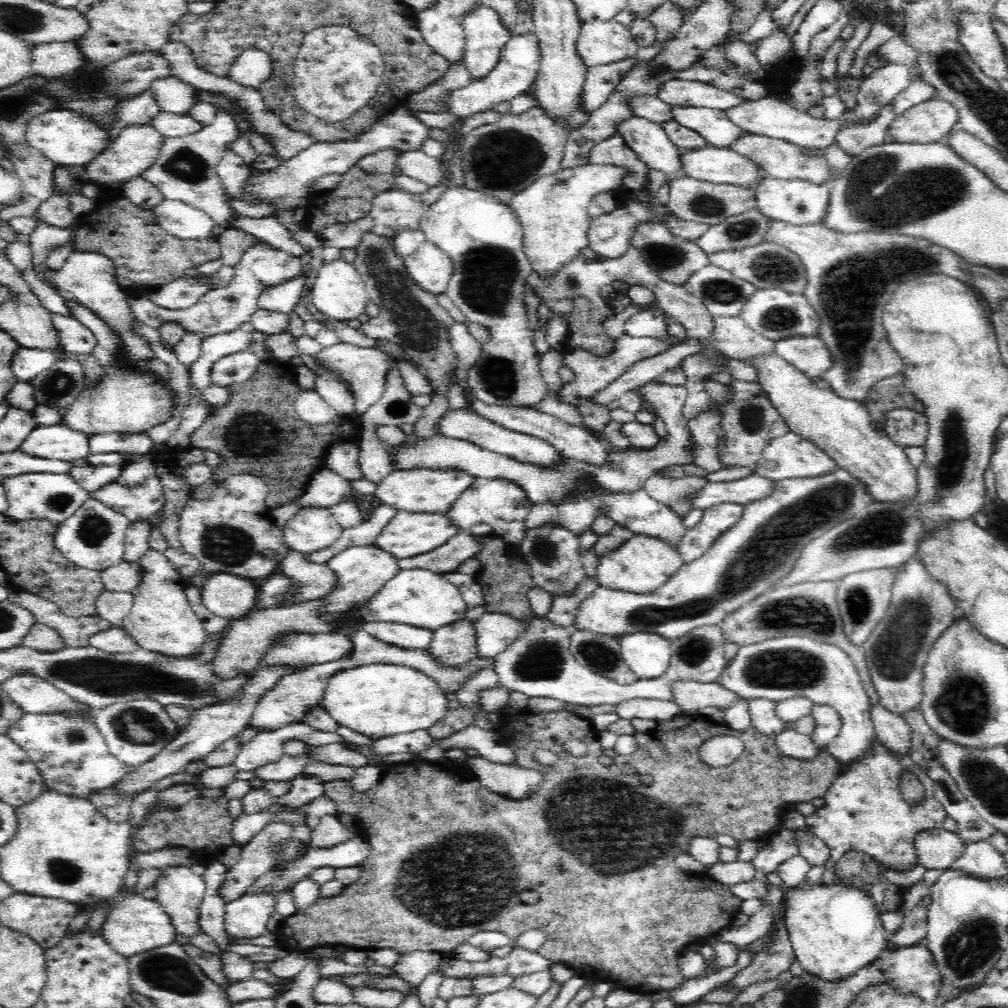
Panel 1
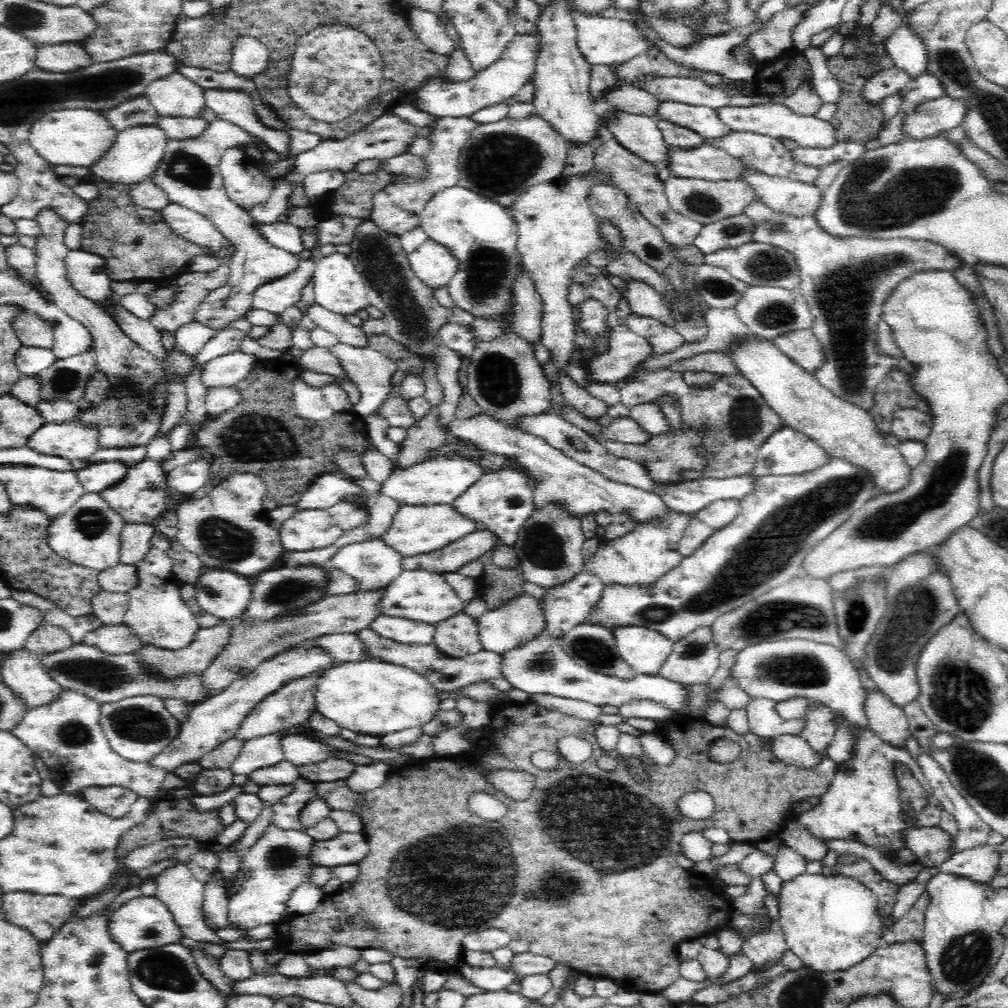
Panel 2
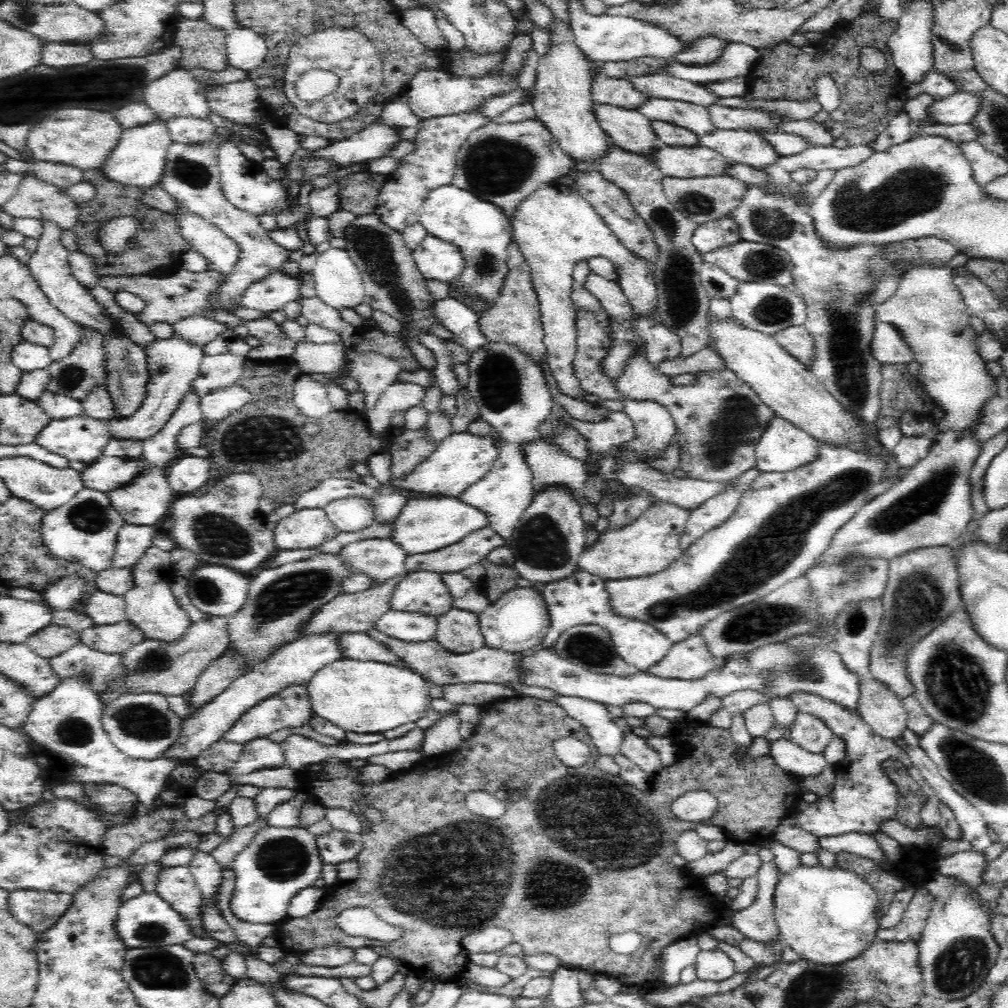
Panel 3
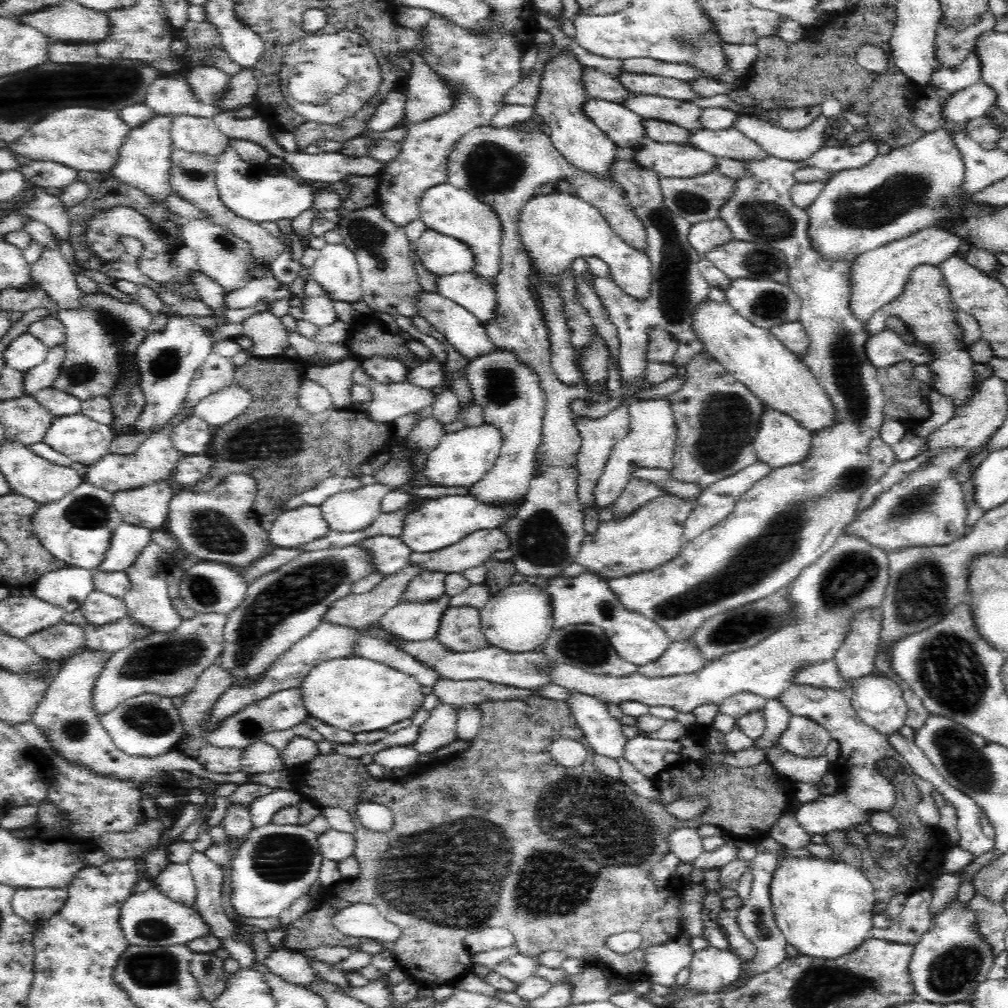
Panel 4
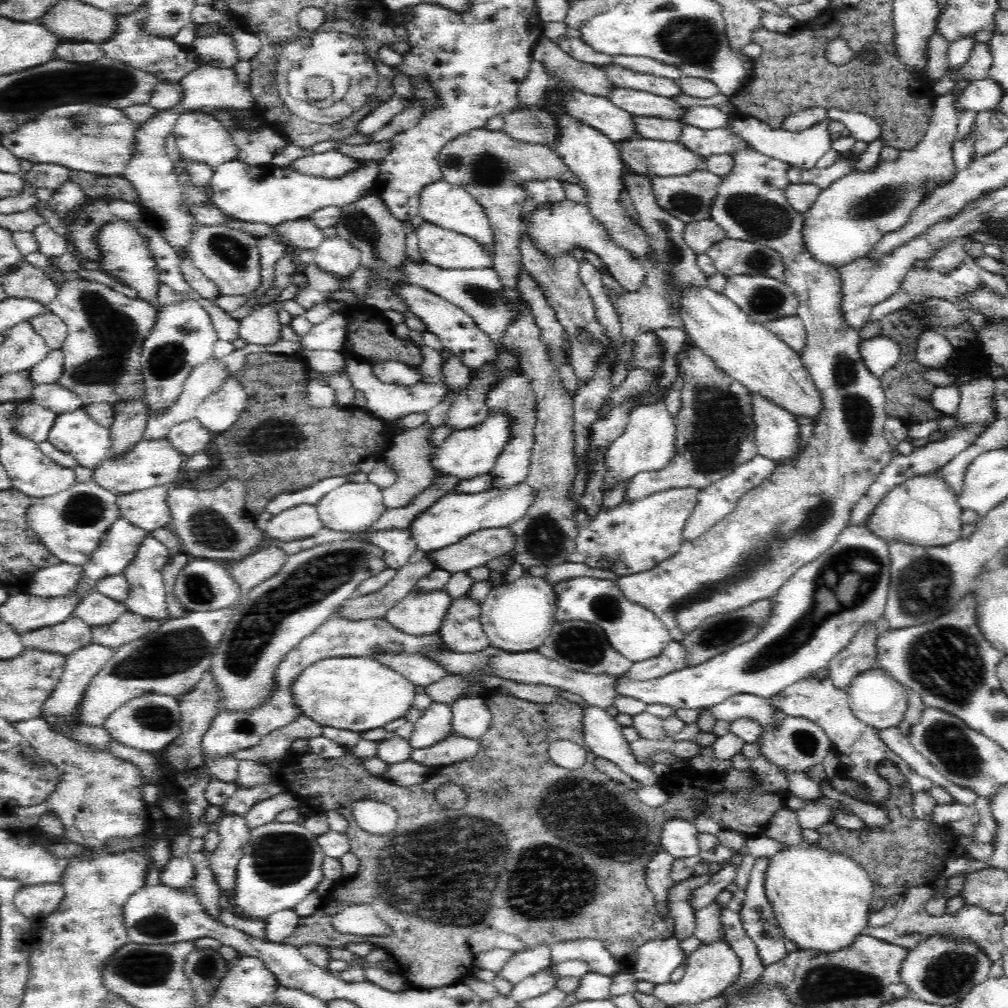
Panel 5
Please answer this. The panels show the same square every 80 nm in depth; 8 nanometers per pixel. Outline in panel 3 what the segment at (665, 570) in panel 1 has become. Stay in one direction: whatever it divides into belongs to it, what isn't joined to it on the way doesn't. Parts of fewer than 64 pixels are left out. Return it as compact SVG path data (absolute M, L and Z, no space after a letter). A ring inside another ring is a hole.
M661 501L654 507L646 508L642 516L636 522L632 522L630 526L626 526L622 530L609 530L608 528L600 533L598 540L591 546L587 546L585 552L580 556L578 560L580 570L610 581L628 580L628 578L648 578L652 574L658 574L658 572L668 569L670 564L674 564L682 556L681 538L690 513L691 511L684 510L678 505L674 506Z

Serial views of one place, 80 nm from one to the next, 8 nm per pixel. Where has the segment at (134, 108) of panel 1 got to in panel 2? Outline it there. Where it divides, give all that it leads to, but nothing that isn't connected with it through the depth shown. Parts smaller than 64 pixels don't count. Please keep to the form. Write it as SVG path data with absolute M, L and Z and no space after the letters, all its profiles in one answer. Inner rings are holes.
M145 94L114 108L104 109L104 112L100 113L118 133L133 126L154 125L160 117L160 113Z

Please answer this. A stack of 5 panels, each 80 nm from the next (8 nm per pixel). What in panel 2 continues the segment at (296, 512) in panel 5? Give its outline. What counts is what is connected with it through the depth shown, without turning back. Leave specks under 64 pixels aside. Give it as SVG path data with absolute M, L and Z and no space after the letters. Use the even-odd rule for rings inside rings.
M298 511L279 528L287 551L306 552L334 544L345 532L326 511Z

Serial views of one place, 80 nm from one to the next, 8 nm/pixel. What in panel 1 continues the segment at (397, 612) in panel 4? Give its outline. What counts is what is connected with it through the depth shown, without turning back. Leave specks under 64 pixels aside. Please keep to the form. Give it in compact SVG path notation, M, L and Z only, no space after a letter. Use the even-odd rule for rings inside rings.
M389 622L363 623L362 629L376 640L393 644L404 650L427 650L433 637L432 630L406 624L389 624Z

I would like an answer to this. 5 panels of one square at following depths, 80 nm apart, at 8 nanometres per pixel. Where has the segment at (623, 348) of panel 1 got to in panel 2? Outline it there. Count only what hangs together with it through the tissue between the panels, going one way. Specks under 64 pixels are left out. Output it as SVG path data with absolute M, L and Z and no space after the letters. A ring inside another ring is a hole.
M622 294L615 309L611 310L610 314L608 314L608 320L606 321L606 327L609 329L610 350L601 355L590 355L588 358L584 355L582 349L576 347L569 354L567 364L583 364L587 380L591 384L598 384L598 382L599 384L615 384L622 379L626 379L632 374L634 366L643 363L654 352L654 345L652 345L648 338L636 335L626 327L626 320L628 320L628 316L631 314L628 299Z

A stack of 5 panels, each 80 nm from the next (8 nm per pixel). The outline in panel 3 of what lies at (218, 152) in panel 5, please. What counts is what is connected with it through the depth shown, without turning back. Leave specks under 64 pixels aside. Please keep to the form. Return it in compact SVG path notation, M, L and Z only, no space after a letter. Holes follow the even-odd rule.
M179 116L163 121L171 141L184 144L197 143L215 137L216 126L207 118Z

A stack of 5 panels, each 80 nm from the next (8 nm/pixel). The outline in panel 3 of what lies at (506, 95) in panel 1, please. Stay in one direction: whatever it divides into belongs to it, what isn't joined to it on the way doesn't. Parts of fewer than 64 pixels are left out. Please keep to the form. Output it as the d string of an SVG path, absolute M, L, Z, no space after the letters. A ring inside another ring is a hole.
M519 34L508 45L501 63L498 63L493 71L486 73L484 76L456 77L449 76L447 72L442 70L422 70L414 76L414 80L410 82L410 90L406 92L410 107L412 107L414 113L418 113L420 117L426 120L440 116L474 112L474 110L483 107L488 100L498 98L502 94L508 94L508 92L518 88L518 78L516 76L520 76L522 70L526 68L526 60L528 60L526 56L532 50L534 50L532 37Z

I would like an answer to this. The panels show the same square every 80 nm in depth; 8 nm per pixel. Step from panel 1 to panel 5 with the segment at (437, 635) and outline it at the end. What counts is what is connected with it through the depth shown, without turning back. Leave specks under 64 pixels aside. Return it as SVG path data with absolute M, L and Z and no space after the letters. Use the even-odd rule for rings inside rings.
M468 595L453 599L437 633L442 644L454 652L474 652L491 645L483 631L481 605Z

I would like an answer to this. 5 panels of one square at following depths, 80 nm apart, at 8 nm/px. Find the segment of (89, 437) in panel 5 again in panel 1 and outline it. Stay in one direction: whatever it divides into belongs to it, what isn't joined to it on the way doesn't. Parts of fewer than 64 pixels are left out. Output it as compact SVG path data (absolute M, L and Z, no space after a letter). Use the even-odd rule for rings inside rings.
M61 423L40 426L30 431L18 449L29 456L74 462L89 455L88 437L88 434L74 432Z

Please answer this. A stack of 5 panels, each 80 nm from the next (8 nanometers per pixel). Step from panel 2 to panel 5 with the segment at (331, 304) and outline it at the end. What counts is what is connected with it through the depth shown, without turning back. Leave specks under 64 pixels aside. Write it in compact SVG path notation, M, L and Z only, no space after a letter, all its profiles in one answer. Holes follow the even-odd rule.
M325 238L315 250L318 271L337 278L339 282L350 280L360 268L361 254L350 243L339 238Z

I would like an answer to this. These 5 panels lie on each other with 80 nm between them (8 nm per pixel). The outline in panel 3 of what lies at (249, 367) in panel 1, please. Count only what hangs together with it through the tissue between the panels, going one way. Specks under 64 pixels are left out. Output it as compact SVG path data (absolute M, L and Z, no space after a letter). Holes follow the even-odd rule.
M217 354L201 358L197 377L193 385L200 396L220 387L234 386L246 372L248 356L238 354Z

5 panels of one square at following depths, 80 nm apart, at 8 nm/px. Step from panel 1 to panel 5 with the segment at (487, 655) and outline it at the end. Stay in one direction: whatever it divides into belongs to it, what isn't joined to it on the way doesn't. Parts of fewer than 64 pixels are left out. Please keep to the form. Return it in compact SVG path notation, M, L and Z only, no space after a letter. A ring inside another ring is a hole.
M522 576L491 589L481 604L481 623L489 643L508 652L536 651L548 638L555 620L555 592L544 577Z

